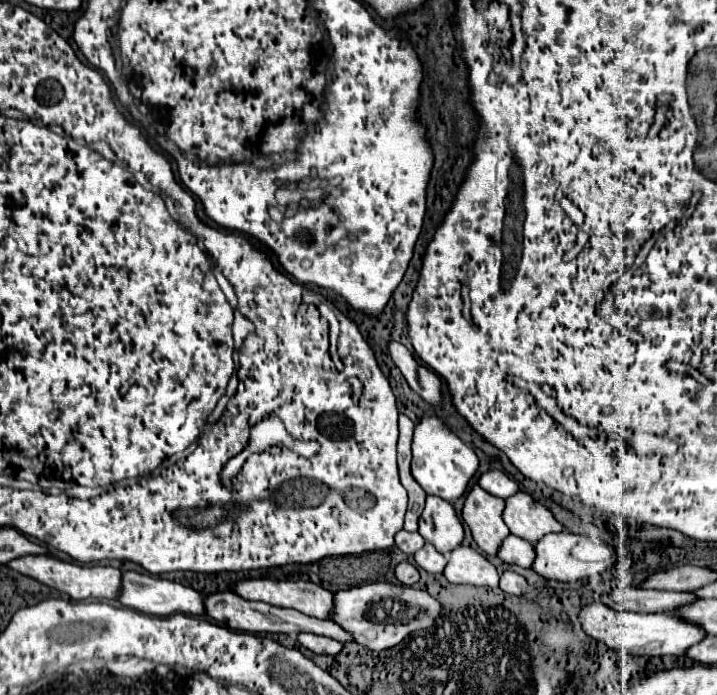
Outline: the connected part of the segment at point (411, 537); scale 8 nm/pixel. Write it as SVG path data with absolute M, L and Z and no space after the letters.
M400 531L398 535L396 535L396 547L398 549L402 549L404 553L416 553L418 549L422 549L424 547L424 537L420 535L420 533L410 533L410 531Z

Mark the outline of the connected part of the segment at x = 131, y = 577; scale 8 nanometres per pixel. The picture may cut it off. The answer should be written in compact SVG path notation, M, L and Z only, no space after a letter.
M124 571L124 575L122 575L122 597L120 597L120 603L126 605L126 607L130 607L130 609L138 609L142 613L158 615L158 617L168 617L172 613L206 615L204 595L198 593L196 589L186 587L182 583L176 583L176 581L158 579L154 575L144 575L144 573L136 573L136 571Z

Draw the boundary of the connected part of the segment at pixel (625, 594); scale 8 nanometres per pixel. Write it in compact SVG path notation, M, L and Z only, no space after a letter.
M616 589L610 595L602 595L600 603L606 603L618 611L654 613L654 611L674 611L678 607L698 601L694 593L676 591L656 591L656 589Z

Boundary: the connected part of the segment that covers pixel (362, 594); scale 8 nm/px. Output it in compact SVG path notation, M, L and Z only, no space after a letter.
M368 583L362 587L352 587L338 591L334 595L334 615L332 621L342 625L346 631L350 631L356 639L356 643L372 649L372 651L384 651L394 645L398 645L404 637L408 637L414 631L428 629L434 625L434 621L440 617L442 605L436 597L432 597L424 589L414 589L406 585L394 585L394 583Z

